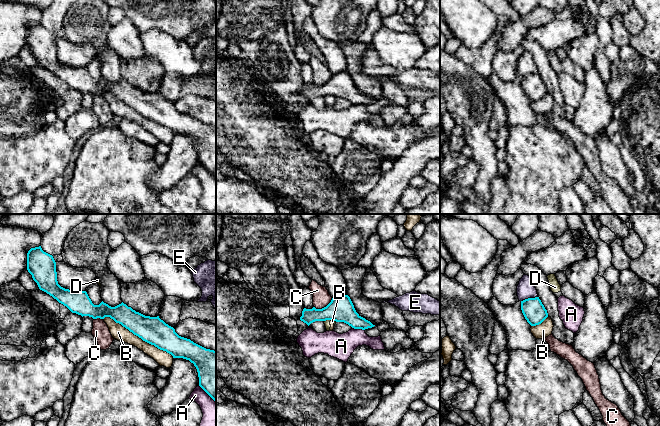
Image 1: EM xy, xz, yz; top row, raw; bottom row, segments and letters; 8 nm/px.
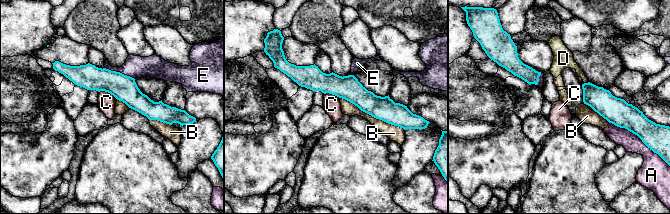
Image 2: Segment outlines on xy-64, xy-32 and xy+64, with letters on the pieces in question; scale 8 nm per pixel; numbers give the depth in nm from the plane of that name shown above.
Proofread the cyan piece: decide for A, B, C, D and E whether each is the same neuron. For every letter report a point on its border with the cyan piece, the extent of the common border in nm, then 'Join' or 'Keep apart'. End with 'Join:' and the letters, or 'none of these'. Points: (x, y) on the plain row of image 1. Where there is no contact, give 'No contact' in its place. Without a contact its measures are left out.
A: Touches cyan at xz (358, 104). Shared border 110 nm. Keep apart
B: Touches cyan at xy (138, 112). Shared border 650 nm. Keep apart
C: Touches cyan at xz (324, 83). Shared border 170 nm. Keep apart
D: Touches cyan at xz (327, 95). Shared border 60 nm. Keep apart
E: Touches cyan at yz (529, 74). Shared border 140 nm. Keep apart
Join: none of these

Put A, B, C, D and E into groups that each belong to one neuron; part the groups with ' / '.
A / B D / C / E

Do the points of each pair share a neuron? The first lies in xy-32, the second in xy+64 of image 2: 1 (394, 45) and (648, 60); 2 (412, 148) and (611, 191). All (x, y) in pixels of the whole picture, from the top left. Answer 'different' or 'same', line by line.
1: same
2: same

